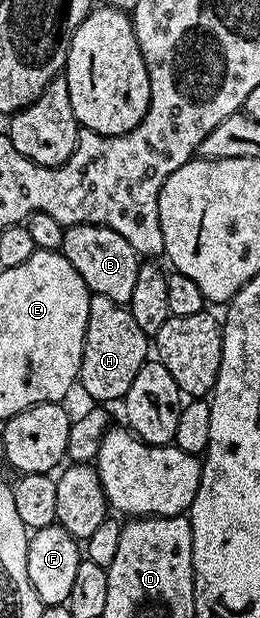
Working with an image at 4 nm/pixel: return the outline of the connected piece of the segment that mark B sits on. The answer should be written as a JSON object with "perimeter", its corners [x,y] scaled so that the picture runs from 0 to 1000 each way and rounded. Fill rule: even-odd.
{"perimeter":[[[373,362],[258,364],[231,406],[285,430],[285,437],[300,437],[350,477],[404,479],[481,495],[500,492],[546,421],[523,413],[515,398],[500,398],[500,392],[485,392],[454,372]]]}

